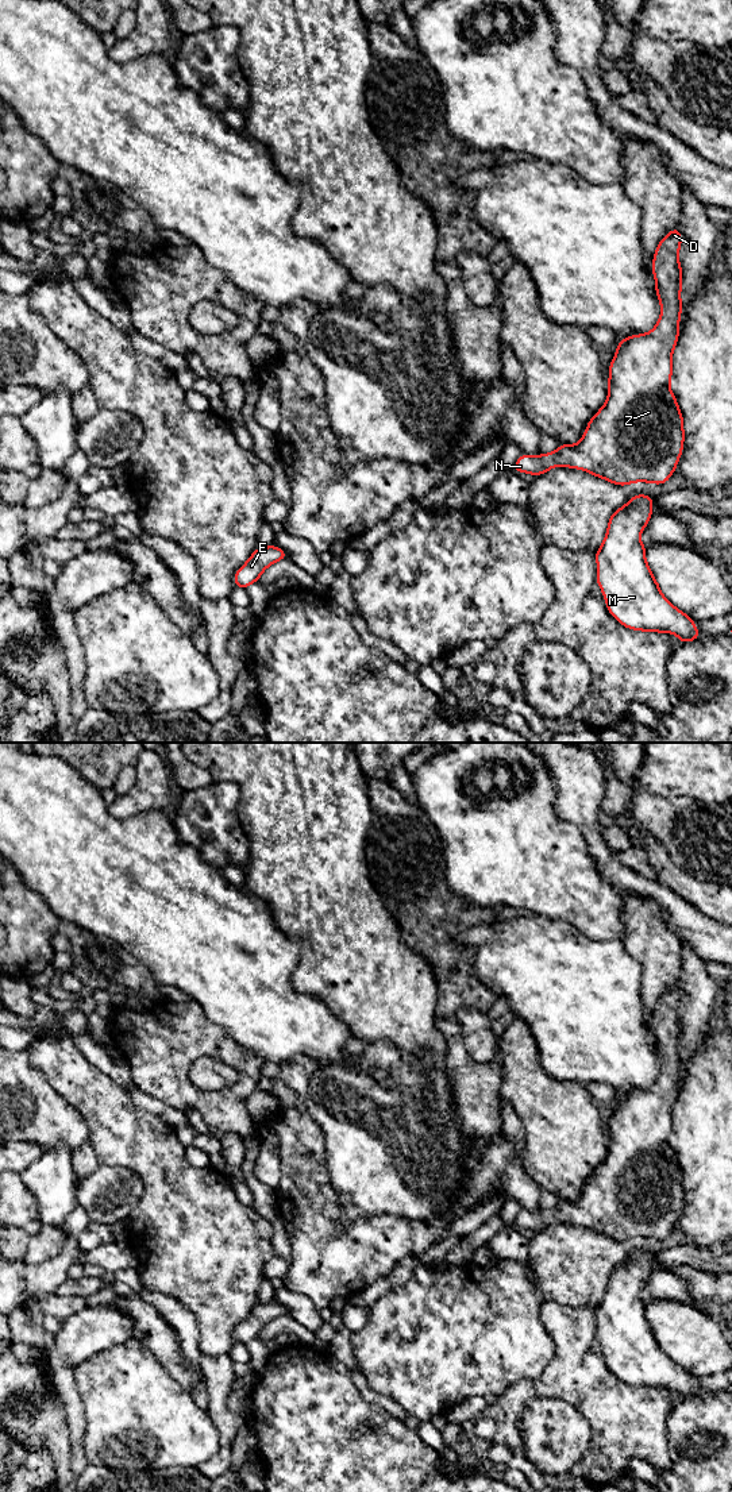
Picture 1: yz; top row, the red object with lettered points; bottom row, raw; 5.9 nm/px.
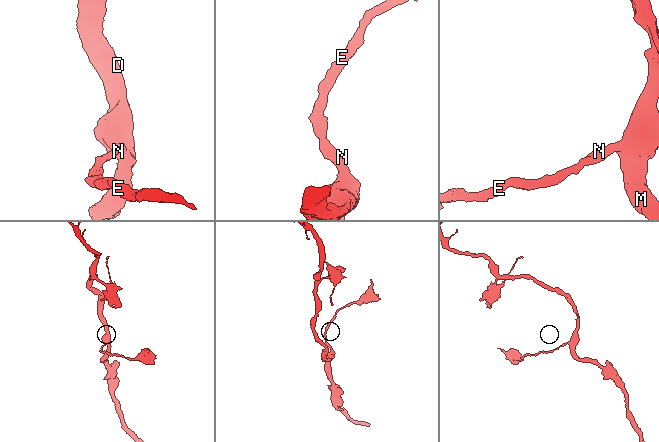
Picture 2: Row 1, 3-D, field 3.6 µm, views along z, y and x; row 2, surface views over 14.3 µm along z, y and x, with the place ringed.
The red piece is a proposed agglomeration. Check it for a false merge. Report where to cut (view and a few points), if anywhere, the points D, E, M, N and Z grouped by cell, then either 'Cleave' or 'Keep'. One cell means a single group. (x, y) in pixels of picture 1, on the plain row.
No split. Groups: D E M N Z. Keep

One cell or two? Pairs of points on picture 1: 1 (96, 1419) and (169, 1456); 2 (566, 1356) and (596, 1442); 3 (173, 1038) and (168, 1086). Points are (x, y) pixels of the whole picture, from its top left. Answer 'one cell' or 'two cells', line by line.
1: one cell
2: one cell
3: one cell

